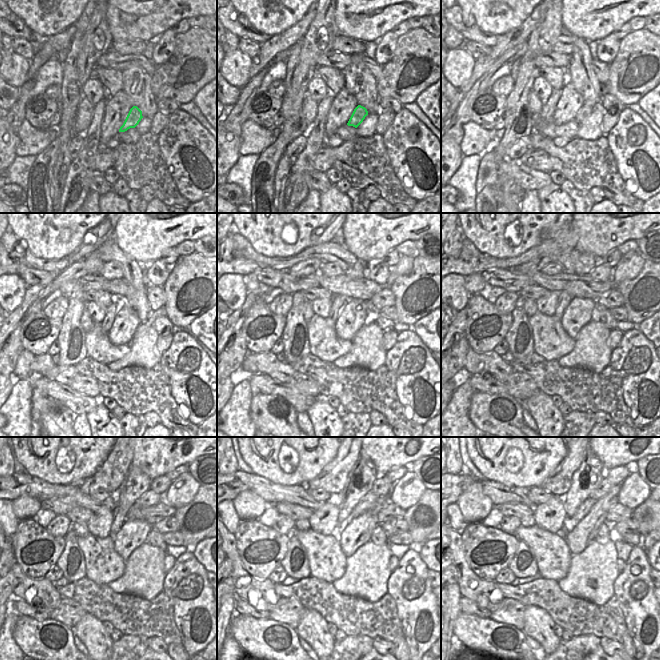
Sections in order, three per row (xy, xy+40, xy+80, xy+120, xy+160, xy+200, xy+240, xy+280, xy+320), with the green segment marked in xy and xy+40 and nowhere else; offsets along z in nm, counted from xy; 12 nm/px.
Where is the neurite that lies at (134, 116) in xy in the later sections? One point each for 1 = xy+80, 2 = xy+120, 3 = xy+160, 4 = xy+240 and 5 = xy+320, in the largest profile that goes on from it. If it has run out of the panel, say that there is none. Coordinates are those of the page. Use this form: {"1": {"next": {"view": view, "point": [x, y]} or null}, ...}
{"1": {"next": {"view": "xy+80", "point": [587, 108]}}, "2": {"next": {"view": "xy+120", "point": [161, 312]}}, "3": {"next": {"view": "xy+160", "point": [389, 311]}}, "4": {"next": {"view": "xy+240", "point": [171, 538]}}, "5": {"next": {"view": "xy+320", "point": [633, 539]}}}

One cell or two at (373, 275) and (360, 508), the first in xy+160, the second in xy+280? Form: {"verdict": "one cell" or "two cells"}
{"verdict": "one cell"}

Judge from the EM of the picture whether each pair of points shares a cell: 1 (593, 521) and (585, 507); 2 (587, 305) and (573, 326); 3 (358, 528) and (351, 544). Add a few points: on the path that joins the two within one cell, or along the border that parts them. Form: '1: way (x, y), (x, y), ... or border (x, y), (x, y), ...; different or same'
1: border (596, 501), (585, 516), (574, 523), (569, 523); different
2: way (582, 310), (578, 314), (578, 322); same
3: way (356, 532), (351, 537), (351, 540); same

